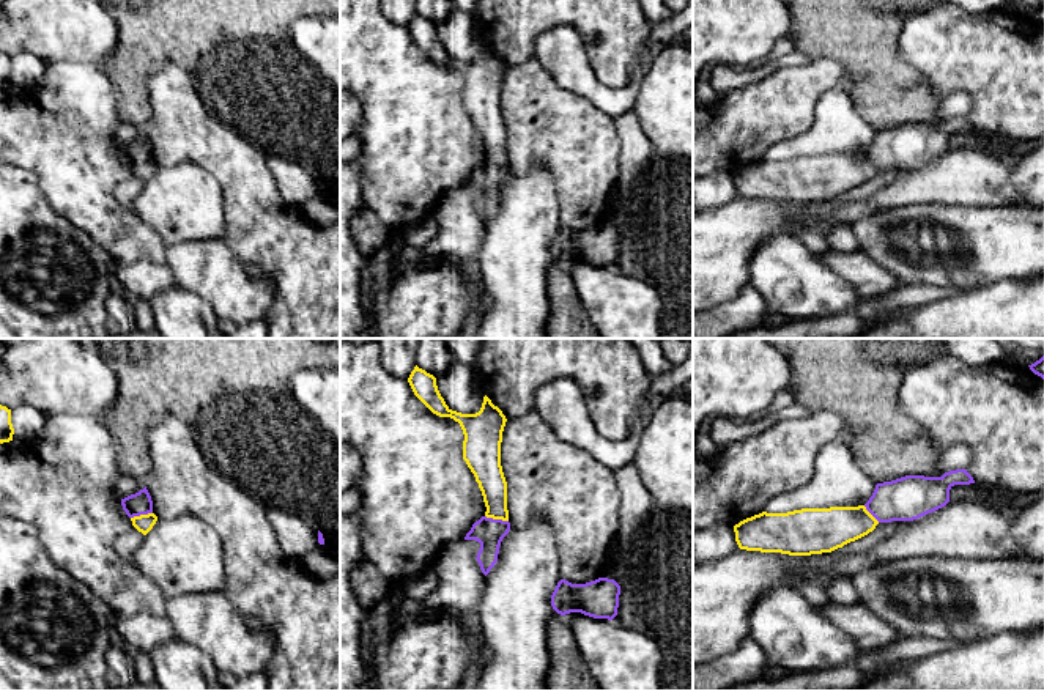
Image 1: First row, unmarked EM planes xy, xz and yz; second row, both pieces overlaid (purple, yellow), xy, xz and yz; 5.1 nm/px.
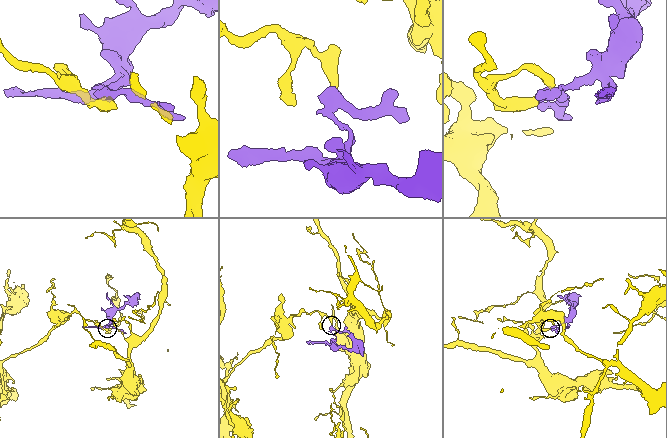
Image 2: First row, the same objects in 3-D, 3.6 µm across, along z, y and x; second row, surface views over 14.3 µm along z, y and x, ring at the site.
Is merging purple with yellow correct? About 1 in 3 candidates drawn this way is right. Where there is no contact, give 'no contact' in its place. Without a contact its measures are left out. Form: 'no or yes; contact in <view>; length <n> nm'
no; contact in xz; length 120 nm

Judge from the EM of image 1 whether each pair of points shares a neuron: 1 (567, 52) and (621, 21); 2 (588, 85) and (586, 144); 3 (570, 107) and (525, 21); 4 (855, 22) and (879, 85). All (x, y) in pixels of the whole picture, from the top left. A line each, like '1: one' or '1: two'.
1: two
2: two
3: two
4: one

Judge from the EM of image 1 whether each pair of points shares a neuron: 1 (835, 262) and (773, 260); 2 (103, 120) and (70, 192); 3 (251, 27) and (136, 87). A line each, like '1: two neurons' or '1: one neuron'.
1: two neurons
2: one neuron
3: one neuron

